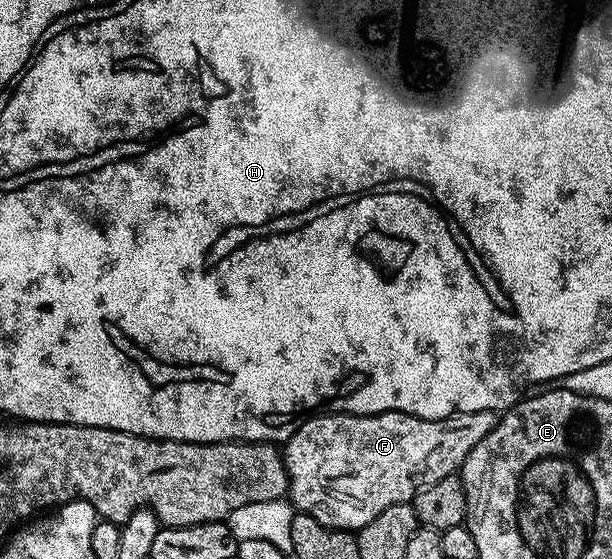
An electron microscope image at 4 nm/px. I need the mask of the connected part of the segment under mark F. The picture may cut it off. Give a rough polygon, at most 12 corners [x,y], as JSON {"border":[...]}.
{"border":[[491,409],[302,420],[294,510],[359,531],[456,474]]}

